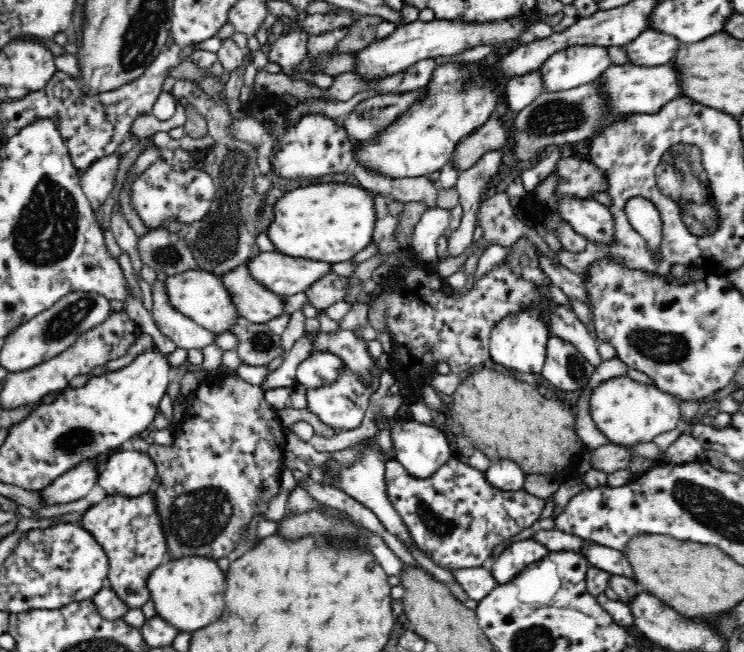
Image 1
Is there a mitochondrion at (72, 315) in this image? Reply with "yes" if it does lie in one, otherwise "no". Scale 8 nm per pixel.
yes

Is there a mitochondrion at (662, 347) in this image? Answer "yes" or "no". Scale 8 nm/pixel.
yes

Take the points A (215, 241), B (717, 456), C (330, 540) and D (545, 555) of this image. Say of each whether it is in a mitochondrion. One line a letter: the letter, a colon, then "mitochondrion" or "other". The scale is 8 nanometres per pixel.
A: mitochondrion
B: other
C: other
D: other

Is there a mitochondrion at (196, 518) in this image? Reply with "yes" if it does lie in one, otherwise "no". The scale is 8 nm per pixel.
yes

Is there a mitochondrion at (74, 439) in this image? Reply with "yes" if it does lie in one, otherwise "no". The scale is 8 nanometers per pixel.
yes

